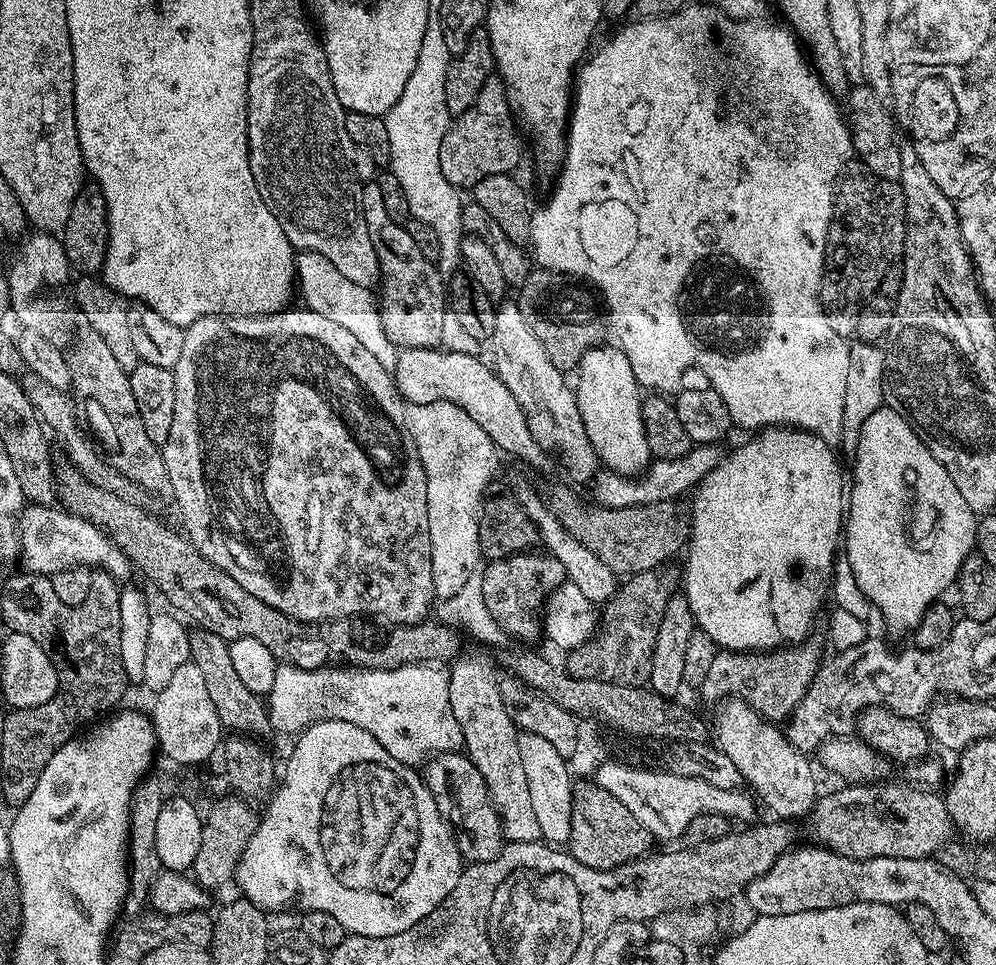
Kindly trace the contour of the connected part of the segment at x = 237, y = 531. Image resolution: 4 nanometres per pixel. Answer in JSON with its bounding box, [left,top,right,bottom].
[161,306,436,626]

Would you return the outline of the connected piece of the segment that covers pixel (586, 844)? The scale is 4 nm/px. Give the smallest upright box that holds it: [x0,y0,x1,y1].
[570,782,654,870]

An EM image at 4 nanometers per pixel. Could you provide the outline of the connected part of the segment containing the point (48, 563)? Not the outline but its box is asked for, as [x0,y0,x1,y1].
[18,504,130,578]

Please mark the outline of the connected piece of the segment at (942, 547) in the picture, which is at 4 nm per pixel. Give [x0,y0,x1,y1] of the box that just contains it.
[842,406,978,634]

